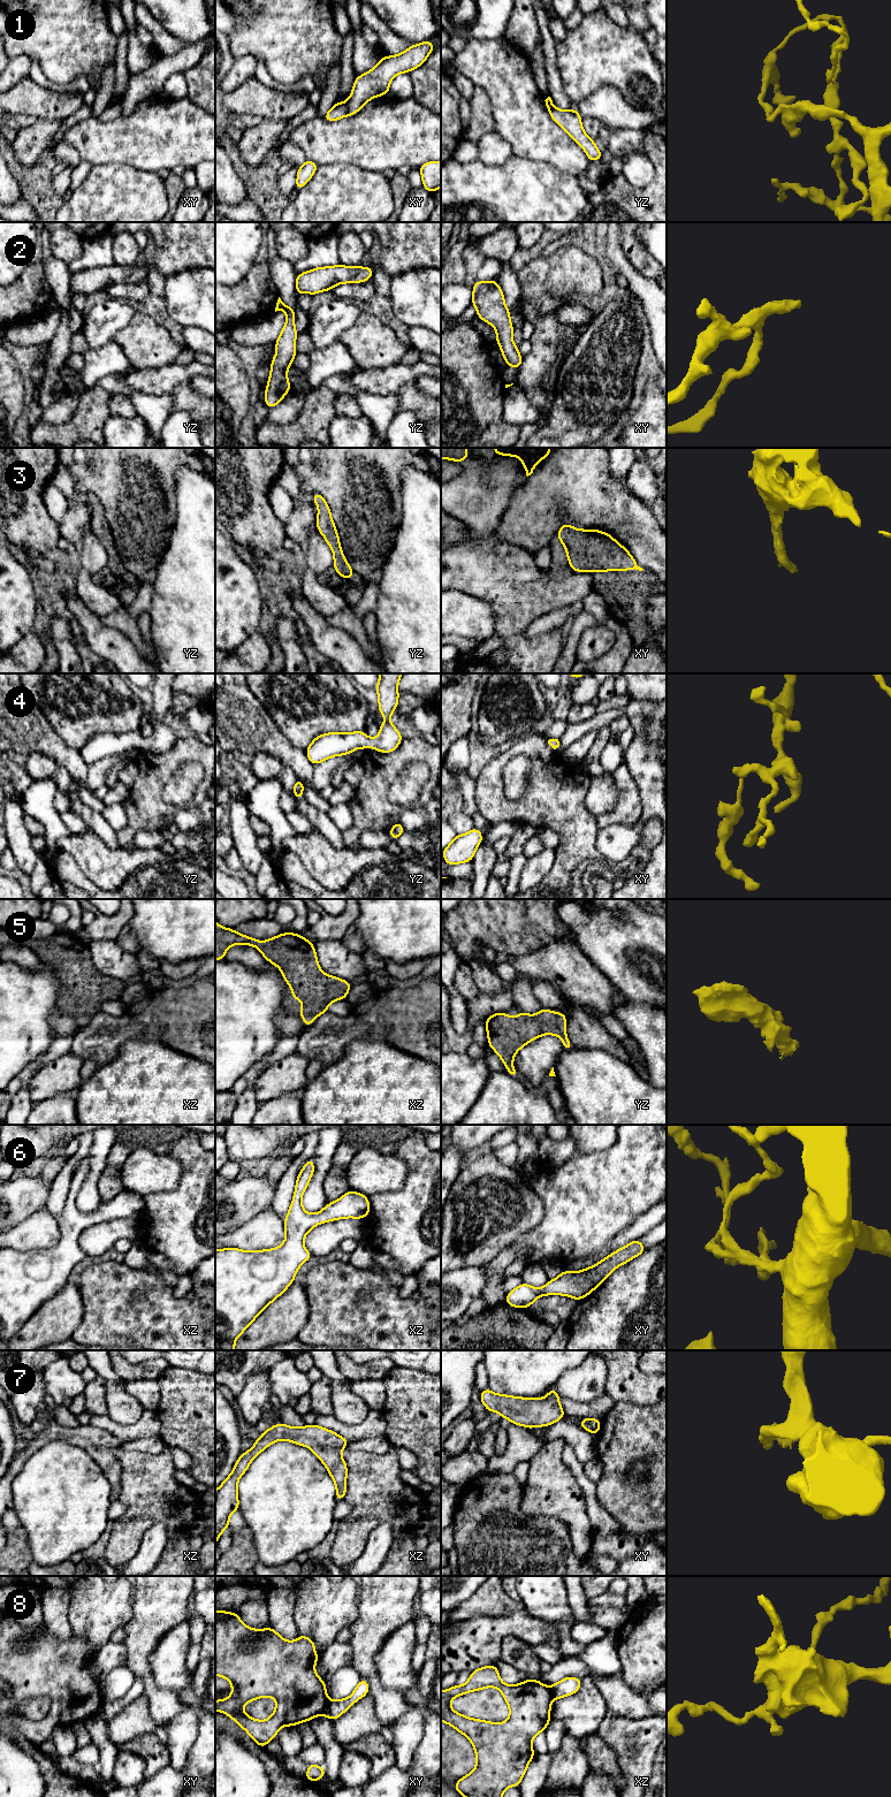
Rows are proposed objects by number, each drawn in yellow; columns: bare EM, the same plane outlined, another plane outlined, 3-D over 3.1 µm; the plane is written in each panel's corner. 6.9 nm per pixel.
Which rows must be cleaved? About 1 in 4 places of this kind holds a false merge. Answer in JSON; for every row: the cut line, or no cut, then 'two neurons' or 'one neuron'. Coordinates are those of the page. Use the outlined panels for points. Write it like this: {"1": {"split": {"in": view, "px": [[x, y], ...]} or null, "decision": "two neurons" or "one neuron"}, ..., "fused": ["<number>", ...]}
{"1": {"split": {"in": "xy", "px": [[345, 104], [347, 114]]}, "decision": "two neurons"}, "2": {"split": null, "decision": "one neuron"}, "3": {"split": null, "decision": "one neuron"}, "4": {"split": null, "decision": "one neuron"}, "5": {"split": null, "decision": "one neuron"}, "6": {"split": null, "decision": "one neuron"}, "7": {"split": null, "decision": "one neuron"}, "8": {"split": {"in": "xy", "px": [[329, 1702], [322, 1713]]}, "decision": "two neurons"}, "fused": ["1", "8"]}

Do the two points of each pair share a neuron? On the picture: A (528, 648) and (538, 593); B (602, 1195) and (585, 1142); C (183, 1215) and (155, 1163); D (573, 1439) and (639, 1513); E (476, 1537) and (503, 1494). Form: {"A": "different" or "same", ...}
{"A": "same", "B": "different", "C": "different", "D": "different", "E": "same"}

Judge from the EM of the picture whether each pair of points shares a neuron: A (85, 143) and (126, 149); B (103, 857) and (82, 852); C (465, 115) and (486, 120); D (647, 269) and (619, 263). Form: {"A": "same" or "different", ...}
{"A": "same", "B": "same", "C": "different", "D": "different"}

